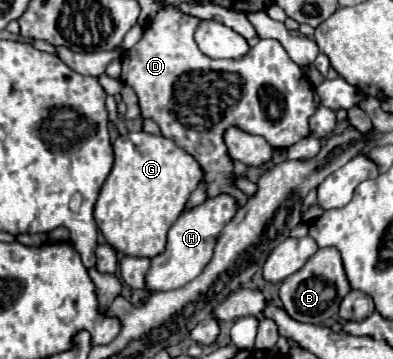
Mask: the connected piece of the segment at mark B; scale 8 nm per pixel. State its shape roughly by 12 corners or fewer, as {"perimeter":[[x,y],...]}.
{"perimeter":[[334,247],[282,281],[292,319],[326,325],[350,283]]}

